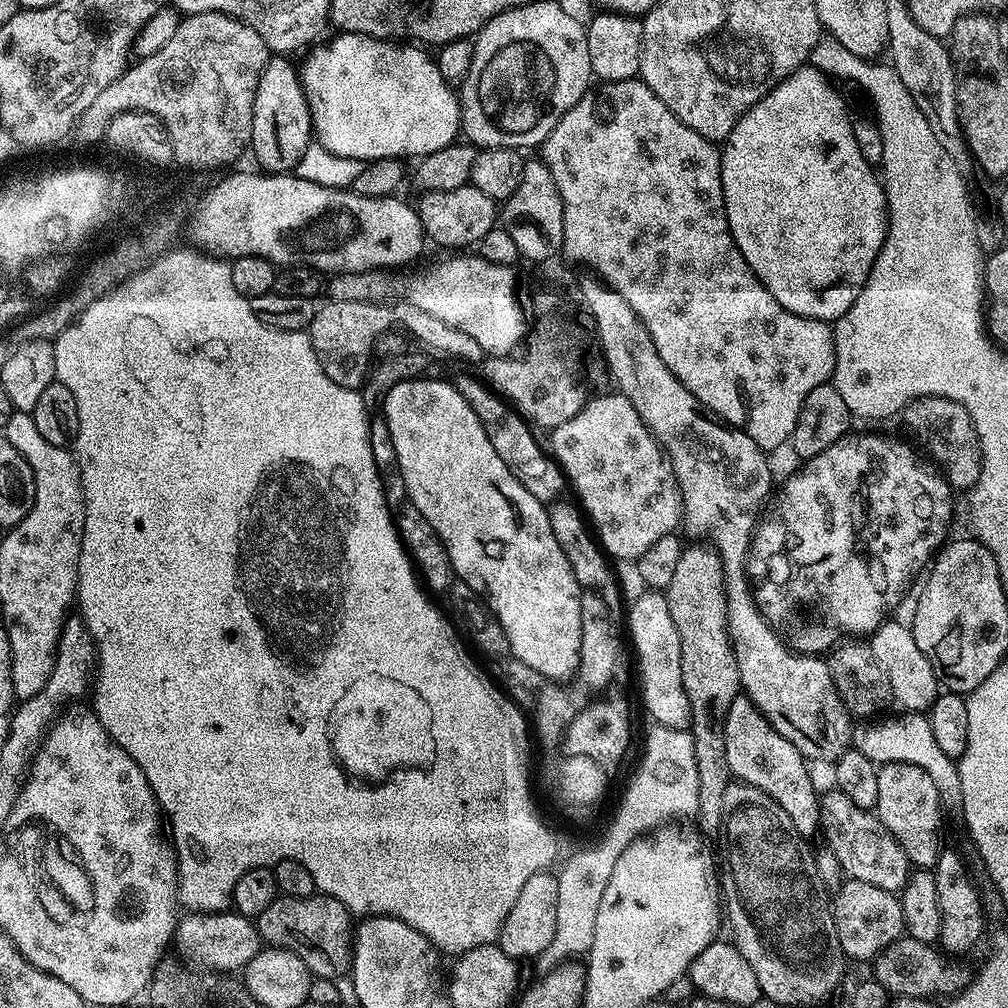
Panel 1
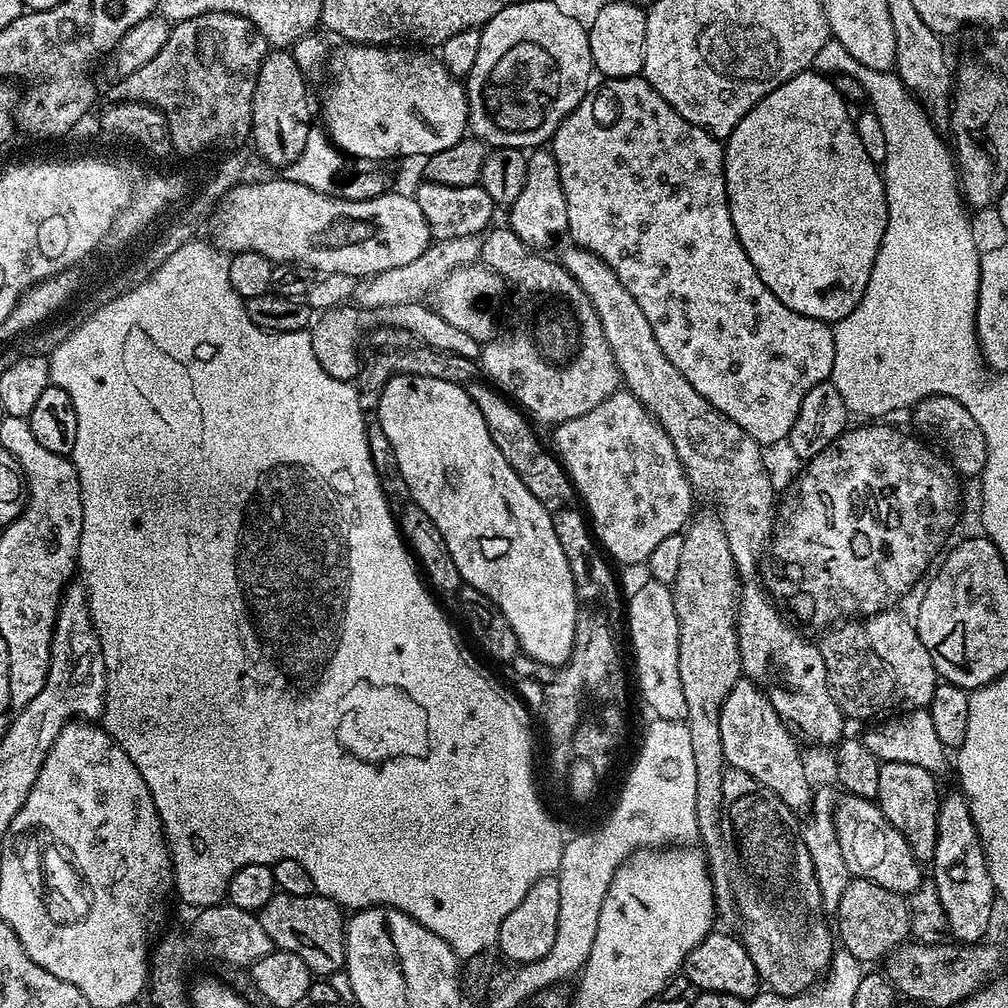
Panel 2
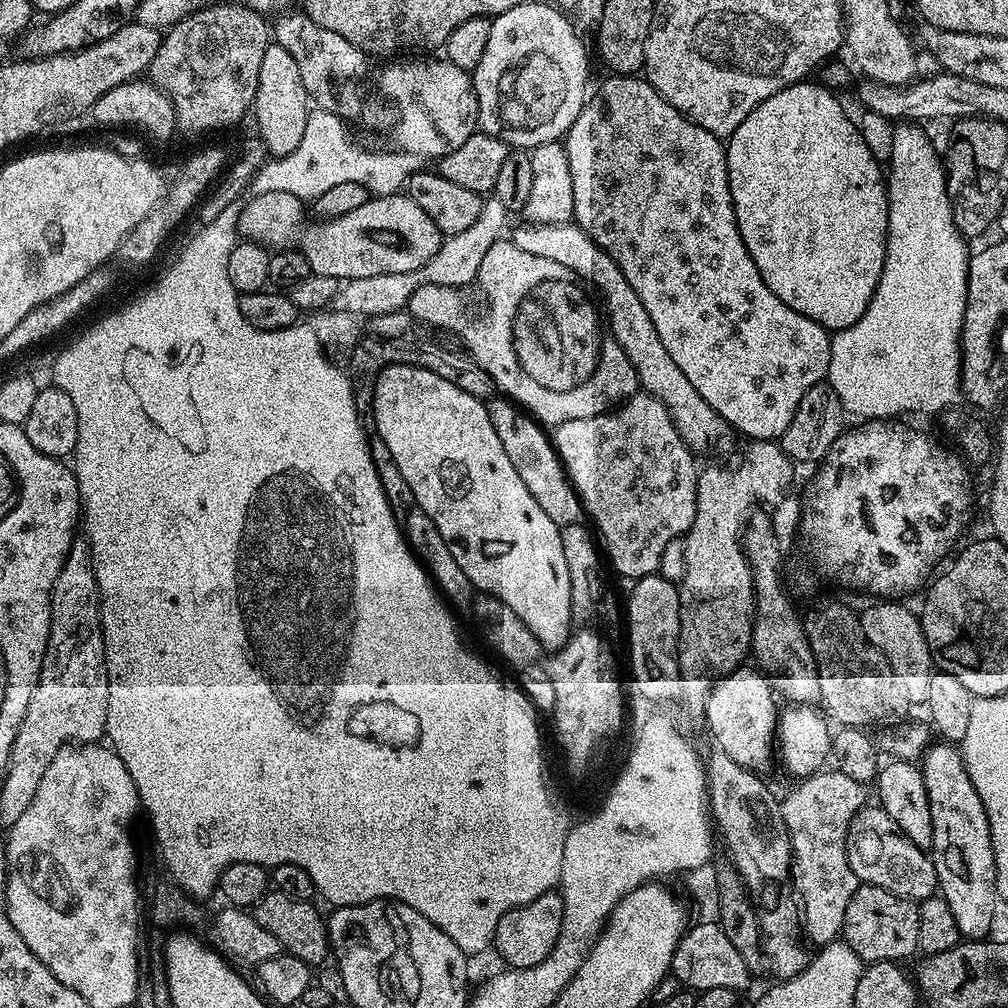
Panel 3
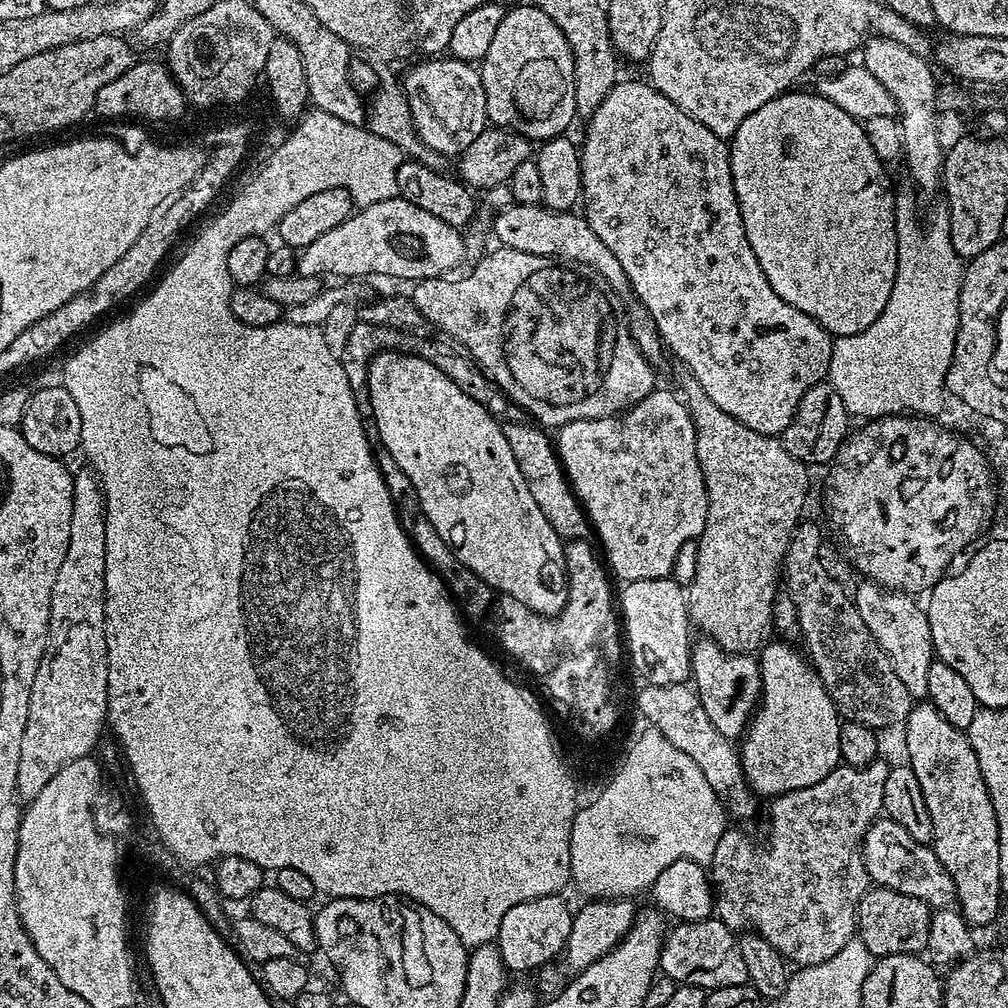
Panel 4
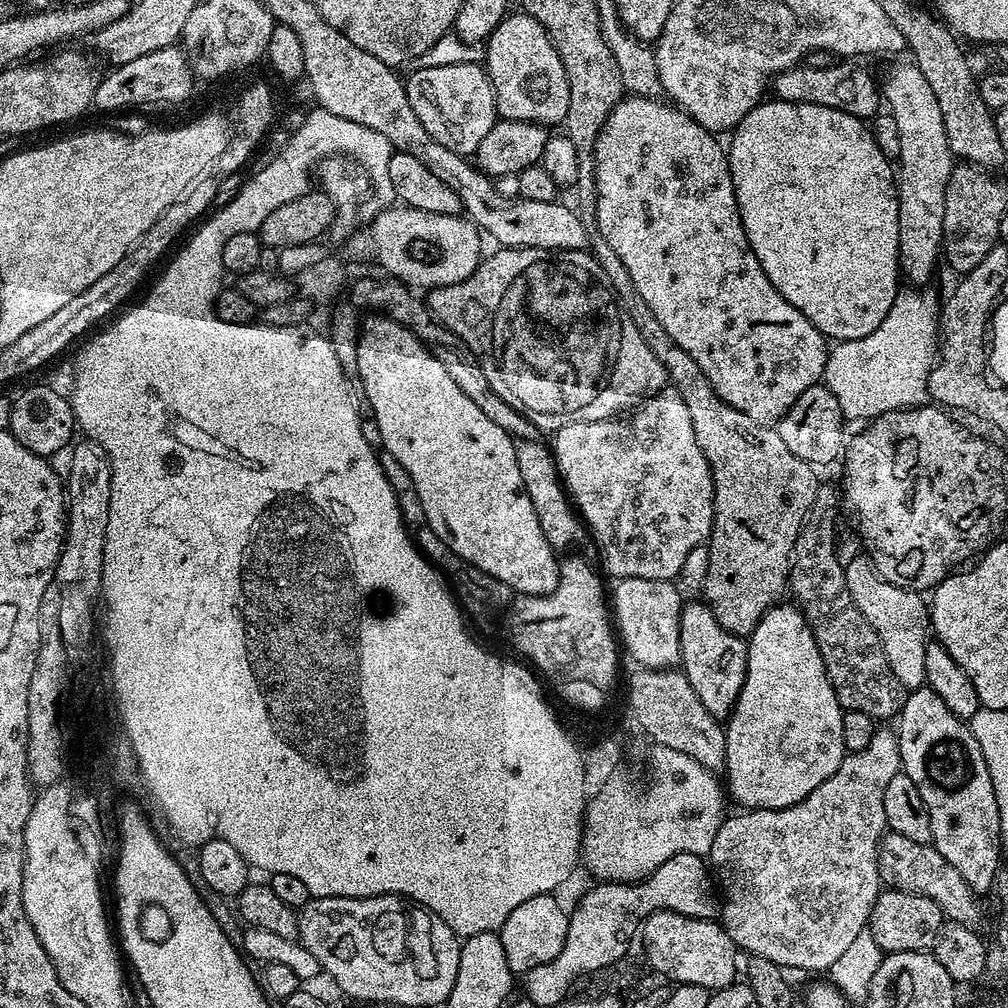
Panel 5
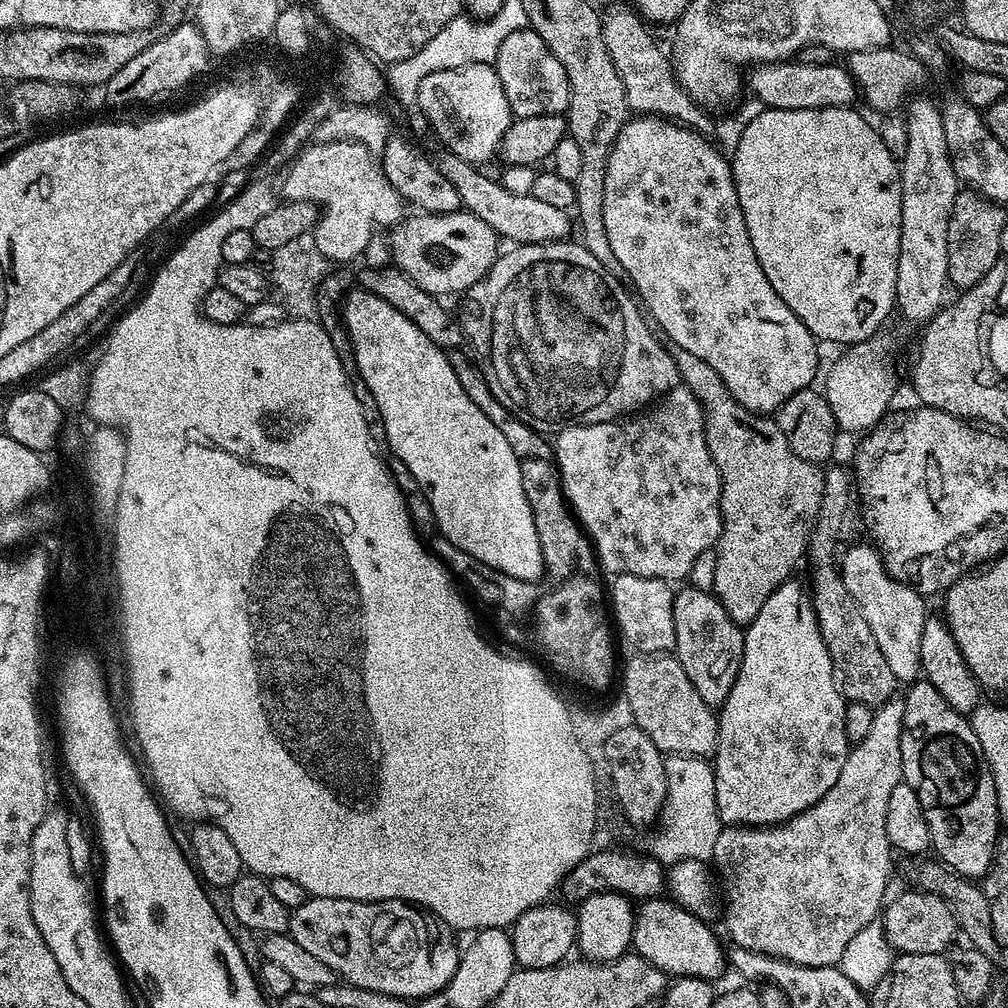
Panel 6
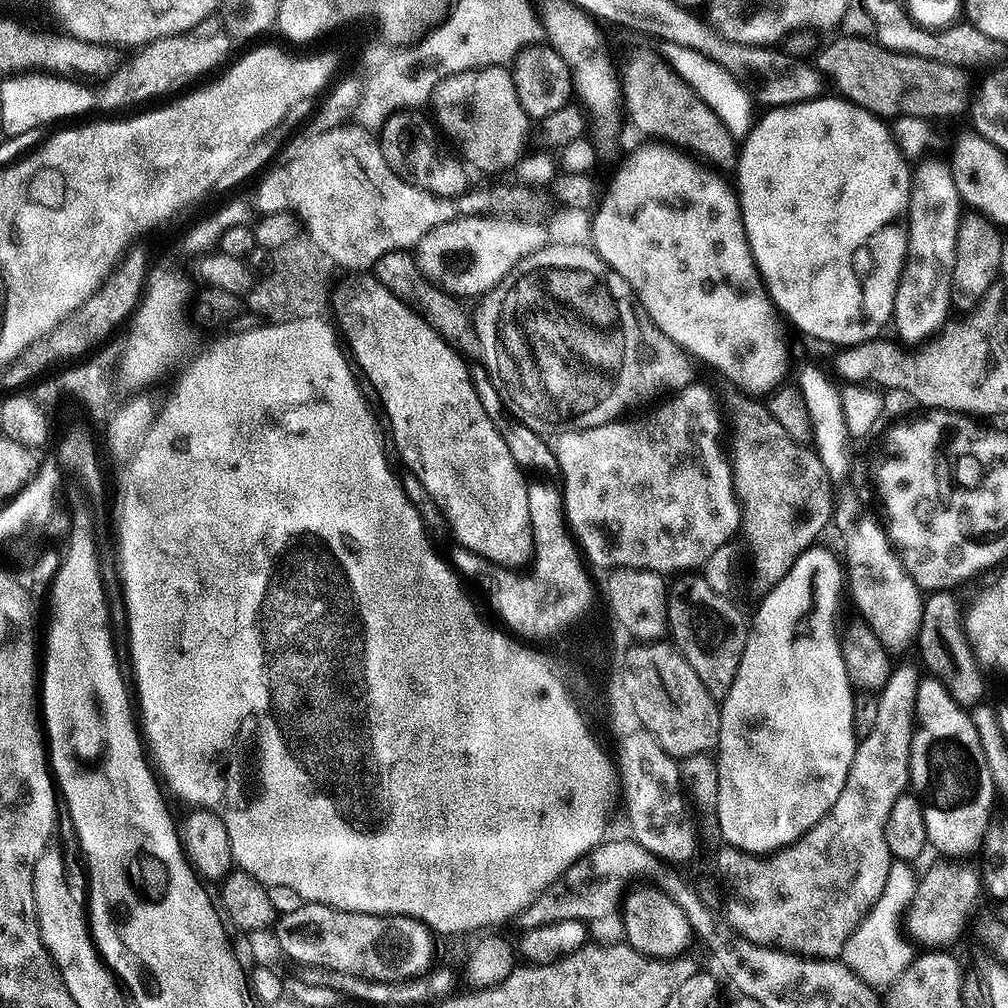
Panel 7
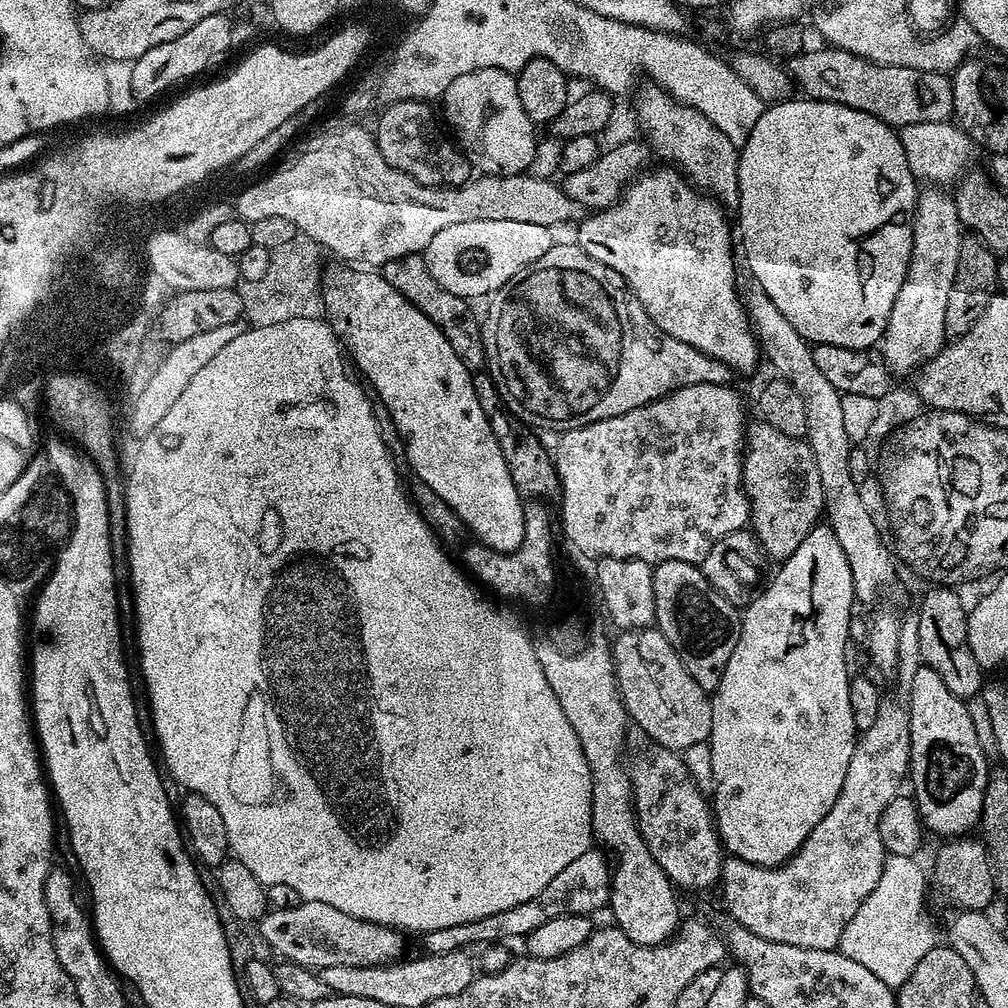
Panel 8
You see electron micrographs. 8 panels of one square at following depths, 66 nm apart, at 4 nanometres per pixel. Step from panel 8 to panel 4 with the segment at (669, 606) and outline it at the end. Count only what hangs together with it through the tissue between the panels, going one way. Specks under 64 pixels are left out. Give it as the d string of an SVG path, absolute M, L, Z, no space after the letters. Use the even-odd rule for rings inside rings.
M707 638L691 645L692 675L696 680L694 691L700 697L706 718L714 722L714 730L726 739L735 741L745 735L746 729L760 703L760 662L746 652L727 652Z

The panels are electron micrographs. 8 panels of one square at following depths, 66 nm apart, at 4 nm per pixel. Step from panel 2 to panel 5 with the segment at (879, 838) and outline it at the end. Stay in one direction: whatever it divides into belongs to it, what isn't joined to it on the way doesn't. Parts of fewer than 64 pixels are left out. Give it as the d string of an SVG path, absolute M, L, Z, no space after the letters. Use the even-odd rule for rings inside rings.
M891 830L885 831L880 839L878 850L878 870L880 879L889 889L898 892L918 894L922 898L930 898L938 902L945 917L954 923L960 923L970 929L979 929L980 919L986 916L985 909L980 909L981 897L969 887L966 878L938 854L938 850L931 844L910 842L910 838L902 838L902 834Z

